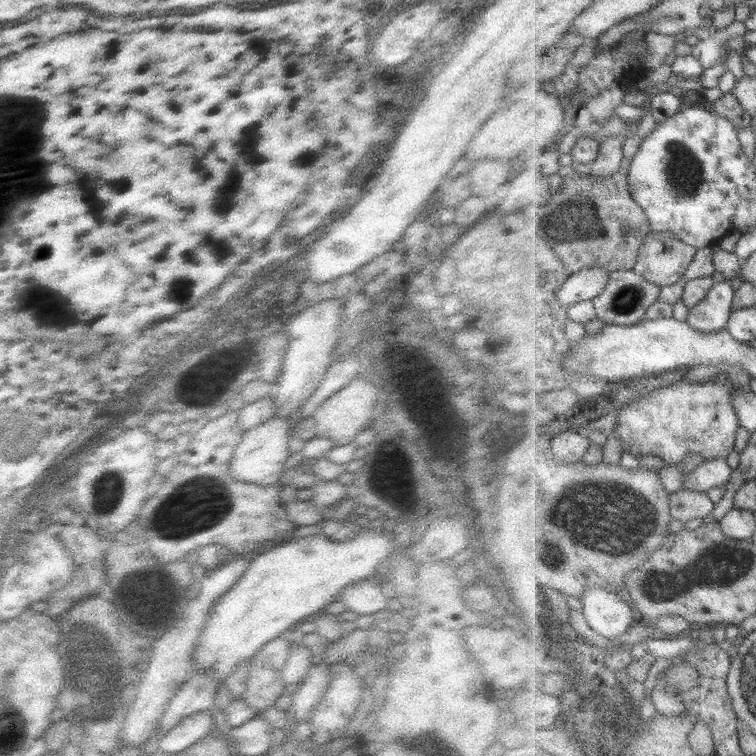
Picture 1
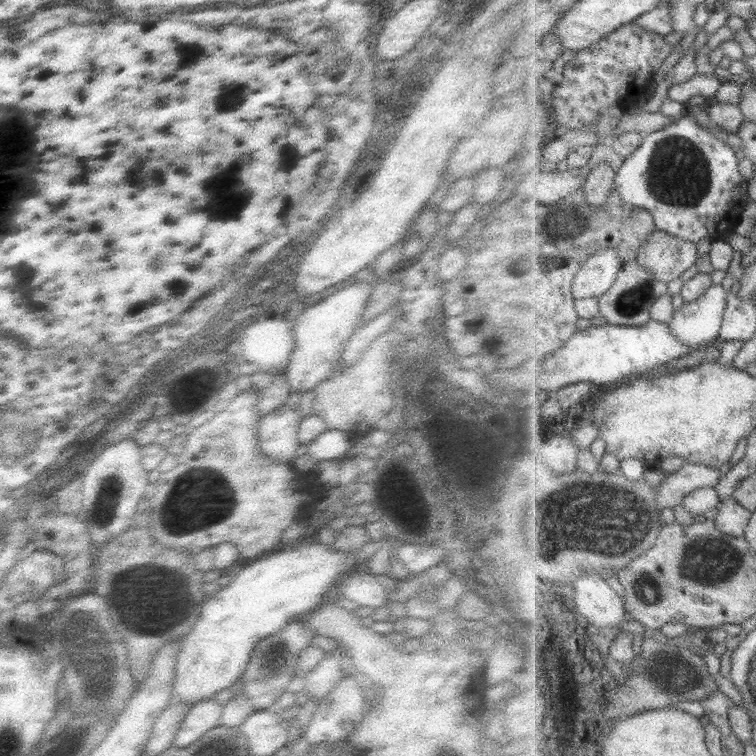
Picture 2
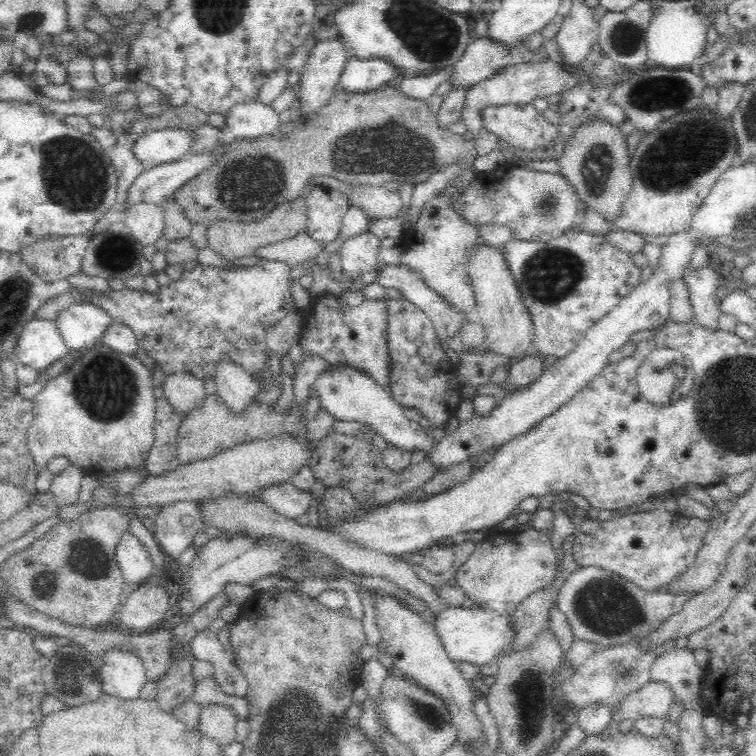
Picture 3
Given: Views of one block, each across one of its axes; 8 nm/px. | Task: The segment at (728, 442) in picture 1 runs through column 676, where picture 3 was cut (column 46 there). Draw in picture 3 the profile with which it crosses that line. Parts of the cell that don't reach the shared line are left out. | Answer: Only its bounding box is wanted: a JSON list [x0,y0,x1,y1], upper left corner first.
[25,343,160,472]

